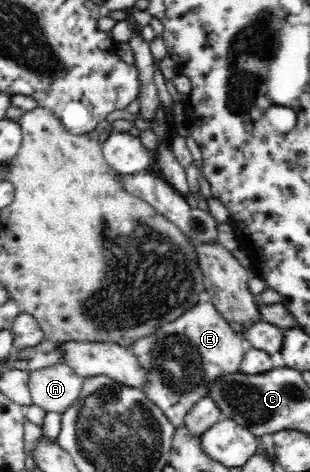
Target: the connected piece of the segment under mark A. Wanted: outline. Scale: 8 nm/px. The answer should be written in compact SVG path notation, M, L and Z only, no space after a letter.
M55 365L29 373L32 404L45 412L63 414L79 400L85 377L69 365Z

